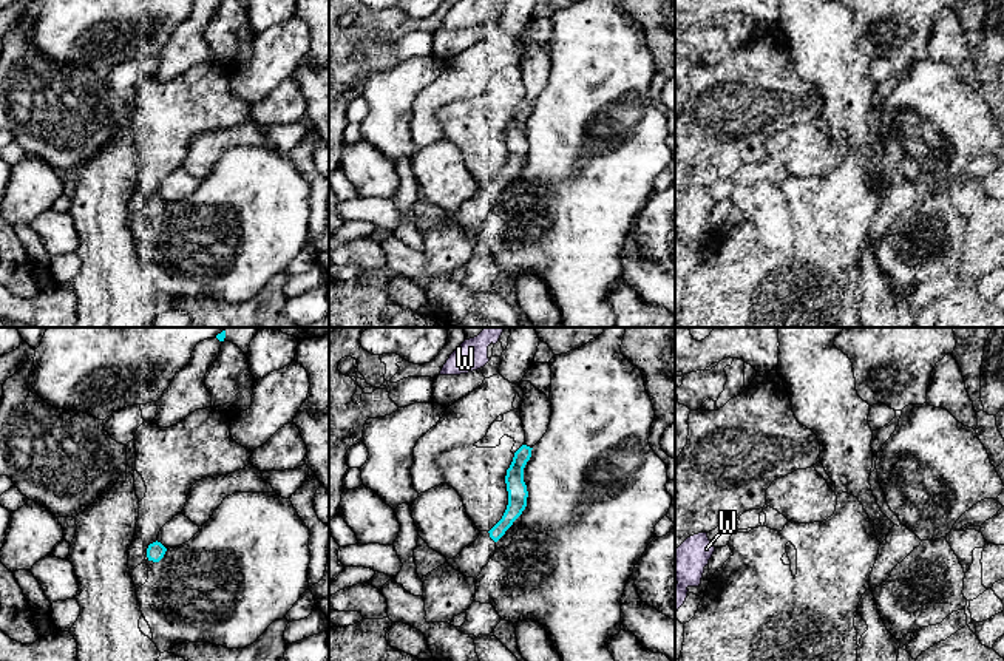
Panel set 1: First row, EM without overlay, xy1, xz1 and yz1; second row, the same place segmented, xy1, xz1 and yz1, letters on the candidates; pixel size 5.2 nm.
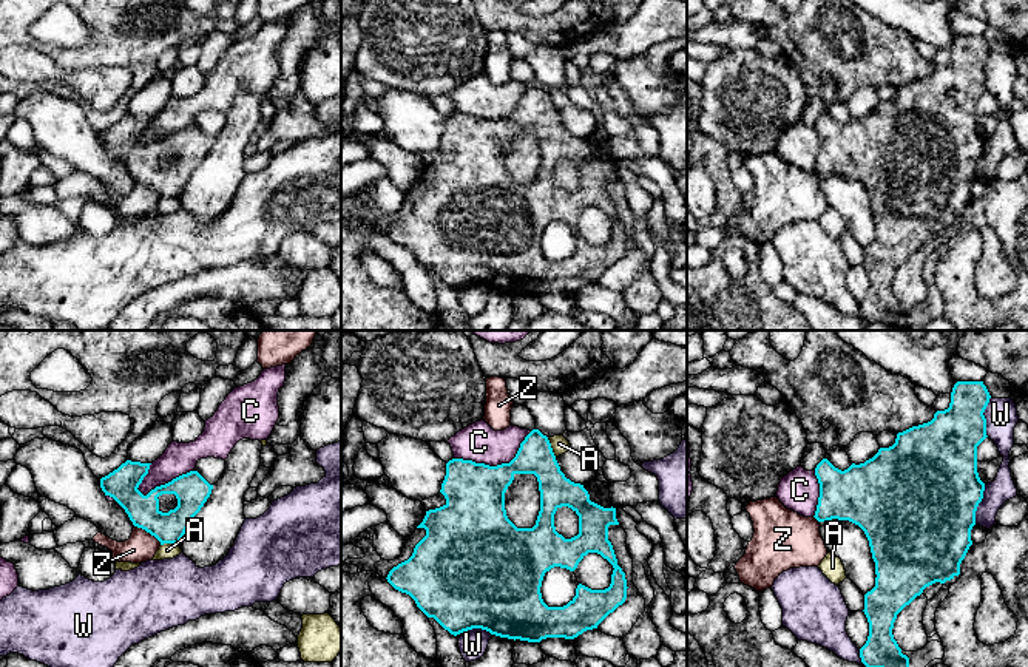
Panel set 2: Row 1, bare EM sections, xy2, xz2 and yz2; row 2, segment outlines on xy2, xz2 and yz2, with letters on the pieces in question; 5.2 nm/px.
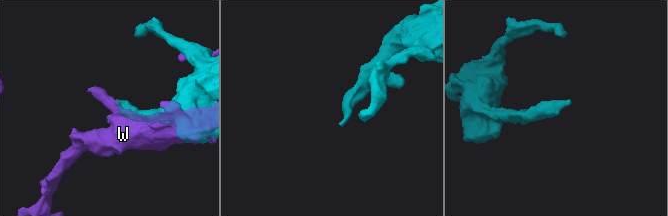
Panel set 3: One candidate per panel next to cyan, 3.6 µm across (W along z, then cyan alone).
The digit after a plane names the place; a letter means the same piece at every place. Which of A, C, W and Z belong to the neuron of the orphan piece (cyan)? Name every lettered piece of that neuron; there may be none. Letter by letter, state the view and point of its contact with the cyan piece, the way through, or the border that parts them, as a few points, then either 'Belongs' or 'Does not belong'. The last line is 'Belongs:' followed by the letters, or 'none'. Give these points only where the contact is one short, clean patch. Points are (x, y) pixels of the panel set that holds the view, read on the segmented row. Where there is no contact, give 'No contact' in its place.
A: Touches cyan at xz2 (550, 446). Does not belong
C: Touches cyan at xz2 (497, 465). Does not belong
W: Touches cyan at yz2 (977, 505). Does not belong
Z: Touches cyan at xy2 (148, 531). Boundary: xy2 (135, 525), (148, 531), (161, 544). Does not belong
Belongs: none

